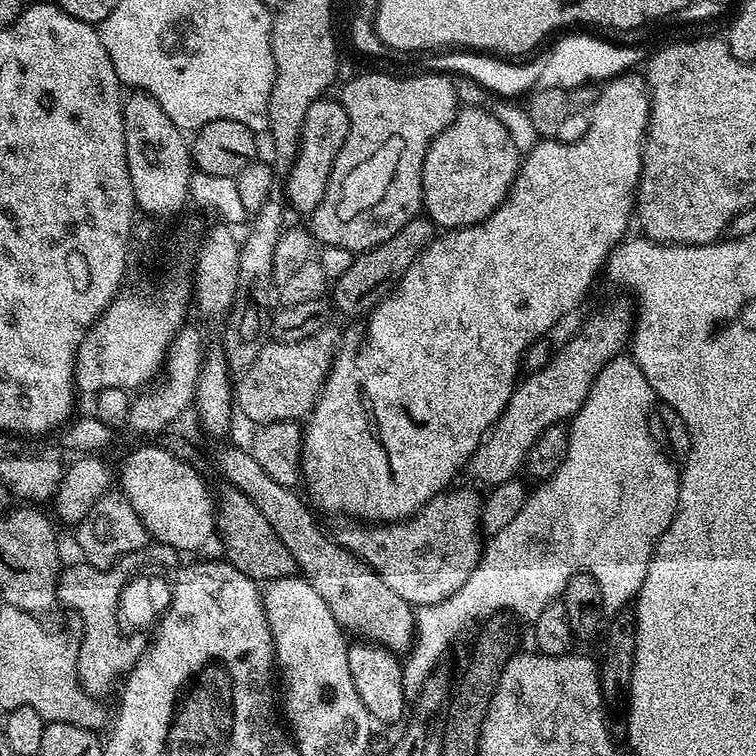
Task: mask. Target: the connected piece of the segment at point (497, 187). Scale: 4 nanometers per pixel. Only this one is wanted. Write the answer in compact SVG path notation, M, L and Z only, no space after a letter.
M484 106L461 107L454 122L432 139L426 150L422 166L422 208L427 219L440 230L482 222L507 198L521 159L514 138L498 122L495 111Z

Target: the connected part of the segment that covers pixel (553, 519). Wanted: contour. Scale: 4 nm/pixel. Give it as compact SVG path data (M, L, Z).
M618 355L601 370L592 383L586 402L570 421L568 449L562 466L558 466L549 480L536 489L533 487L528 493L526 506L518 510L518 518L513 518L485 543L478 566L474 574L466 578L462 590L450 594L446 602L434 602L434 606L415 609L416 639L402 660L405 701L414 702L420 697L426 678L437 669L436 662L447 654L448 647L472 623L475 625L501 610L538 613L550 602L559 601L566 590L566 582L579 572L589 572L594 582L598 582L605 613L625 611L635 601L656 544L674 518L680 493L677 465L654 442L648 429L648 415L653 407L654 393L650 382L646 382L631 355Z

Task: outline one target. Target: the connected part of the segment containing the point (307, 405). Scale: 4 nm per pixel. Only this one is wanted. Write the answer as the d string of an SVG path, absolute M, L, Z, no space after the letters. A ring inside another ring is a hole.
M323 328L310 334L310 338L298 338L298 342L278 340L265 343L258 358L254 358L253 364L245 372L239 373L235 381L235 411L253 420L256 426L283 420L296 422L307 417L320 397L324 379L332 369L332 360L342 340L341 333L335 332L334 328Z

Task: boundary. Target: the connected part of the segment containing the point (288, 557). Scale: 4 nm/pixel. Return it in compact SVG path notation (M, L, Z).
M224 486L224 489L218 492L216 532L224 548L222 554L225 560L252 580L267 582L295 575L297 566L290 550L271 529L270 522L263 516L262 510L258 510L258 506L254 506L254 502L246 498L246 494L234 487Z

